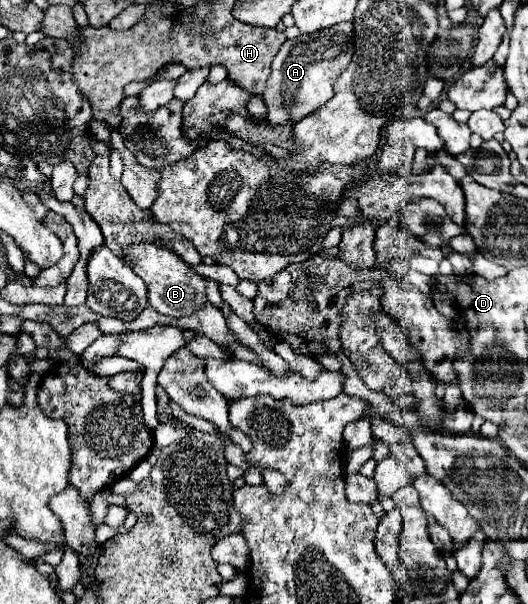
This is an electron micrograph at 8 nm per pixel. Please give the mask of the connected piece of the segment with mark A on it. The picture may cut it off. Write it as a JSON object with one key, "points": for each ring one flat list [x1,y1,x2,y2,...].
{"points":[[339,23,315,33,303,33,293,41,285,41,271,65,263,101,267,105,267,123,271,127,297,123,315,113,333,97,333,83,347,69,353,55,353,25]]}

